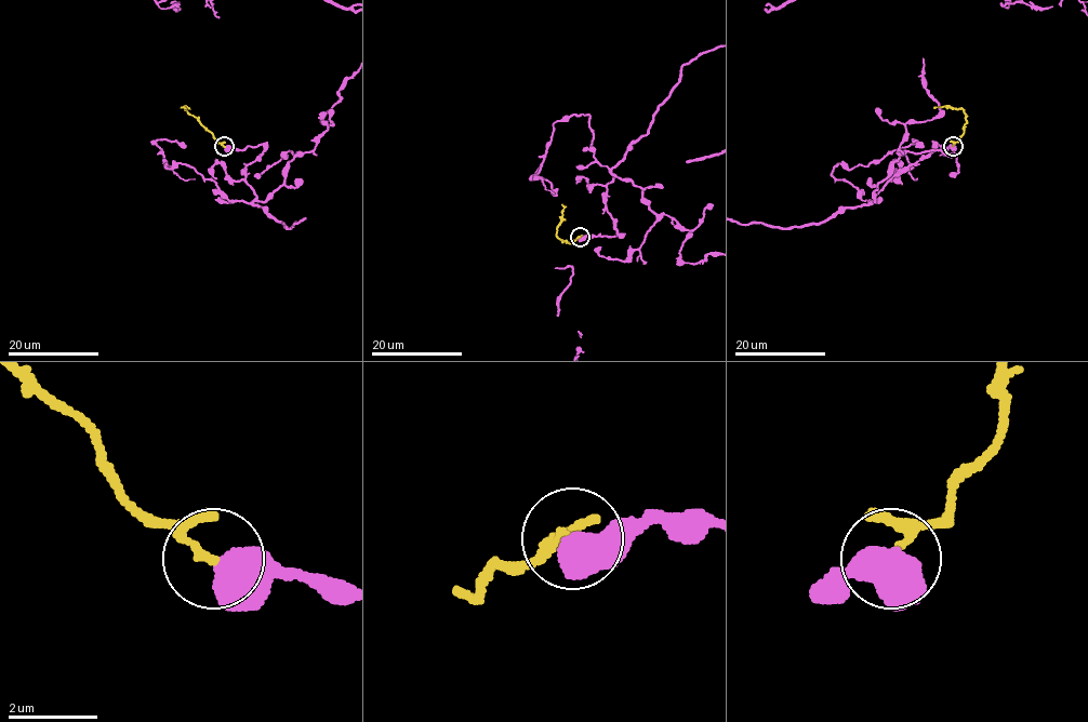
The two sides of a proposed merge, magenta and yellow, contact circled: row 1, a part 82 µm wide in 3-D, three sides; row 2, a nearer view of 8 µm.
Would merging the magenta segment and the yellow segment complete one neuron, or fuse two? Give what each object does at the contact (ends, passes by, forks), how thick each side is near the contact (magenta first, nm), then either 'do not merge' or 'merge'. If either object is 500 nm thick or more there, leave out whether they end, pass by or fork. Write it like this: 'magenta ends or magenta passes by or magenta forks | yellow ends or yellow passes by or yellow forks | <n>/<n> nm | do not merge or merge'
650/180 nm | do not merge

